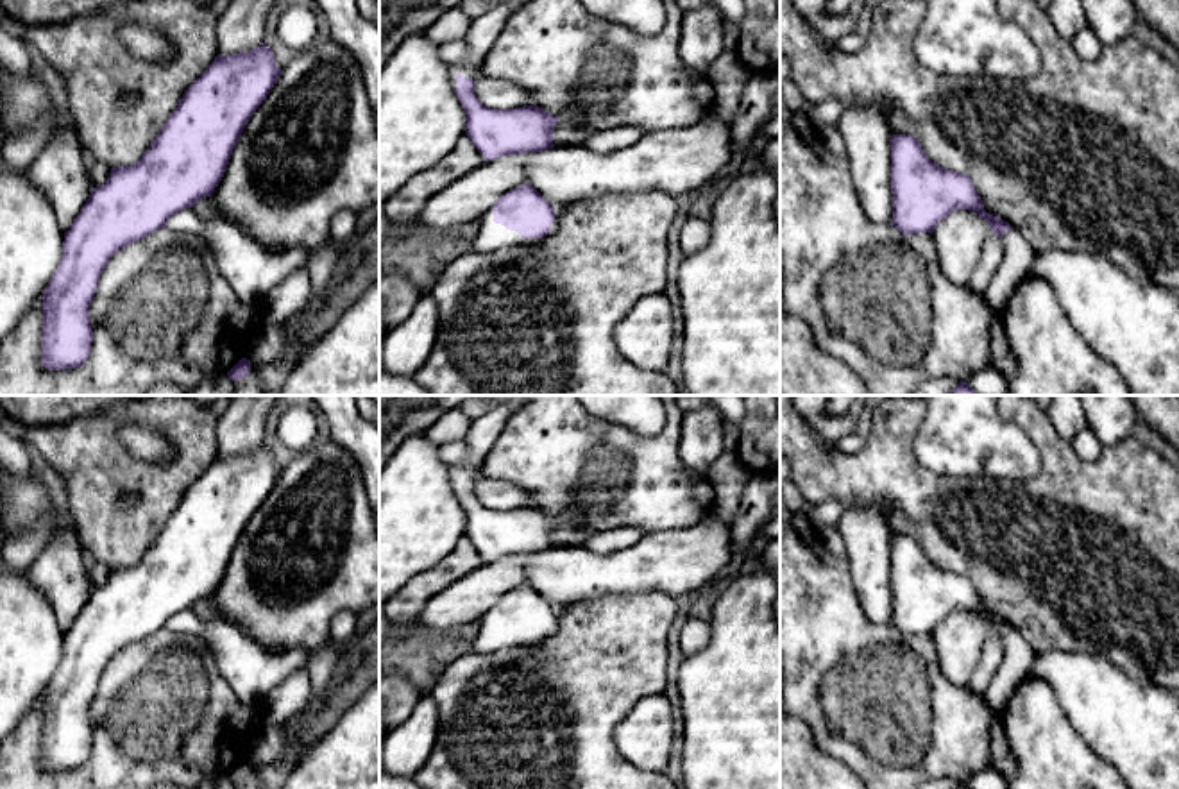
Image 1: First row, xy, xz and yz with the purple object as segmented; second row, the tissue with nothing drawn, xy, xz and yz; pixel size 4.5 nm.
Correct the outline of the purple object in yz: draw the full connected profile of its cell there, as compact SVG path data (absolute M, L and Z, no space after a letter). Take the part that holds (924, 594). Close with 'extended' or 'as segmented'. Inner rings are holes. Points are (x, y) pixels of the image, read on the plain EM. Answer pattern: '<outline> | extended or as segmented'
M911 535L891 537L893 623L905 639L934 633L954 610L968 610L988 623L1002 641L1002 658L986 700L1002 712L1016 687L1034 676L1036 653L1007 623L984 610L979 592L964 574L932 564Z | extended

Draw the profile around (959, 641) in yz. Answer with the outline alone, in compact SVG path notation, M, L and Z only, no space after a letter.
M954 610L934 633L943 674L955 685L968 685L991 635L986 621L968 610Z

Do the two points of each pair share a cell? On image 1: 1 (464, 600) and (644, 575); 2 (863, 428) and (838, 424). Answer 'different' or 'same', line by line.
1: same
2: different

